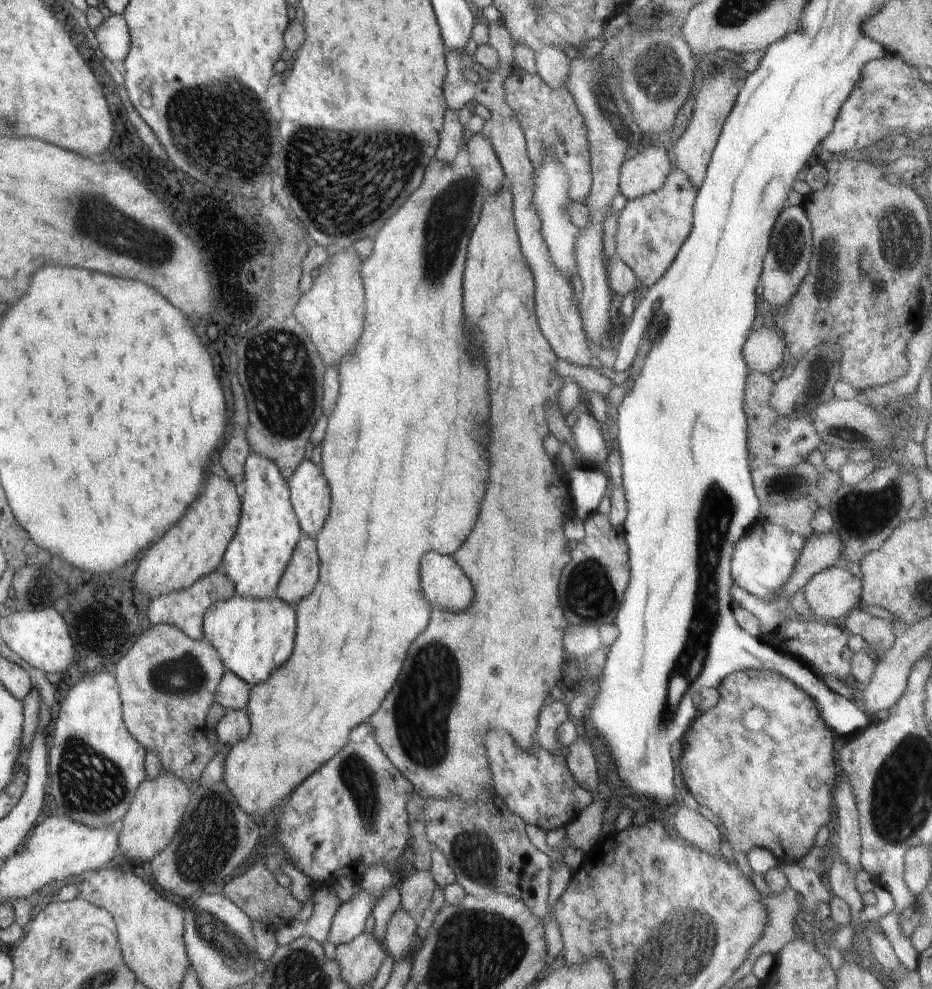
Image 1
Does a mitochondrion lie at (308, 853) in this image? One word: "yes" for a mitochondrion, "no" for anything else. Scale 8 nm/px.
no

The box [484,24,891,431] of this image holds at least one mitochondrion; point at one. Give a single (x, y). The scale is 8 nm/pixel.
(658, 71)

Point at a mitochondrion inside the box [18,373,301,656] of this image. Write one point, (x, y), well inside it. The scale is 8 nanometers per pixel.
(37, 596)

